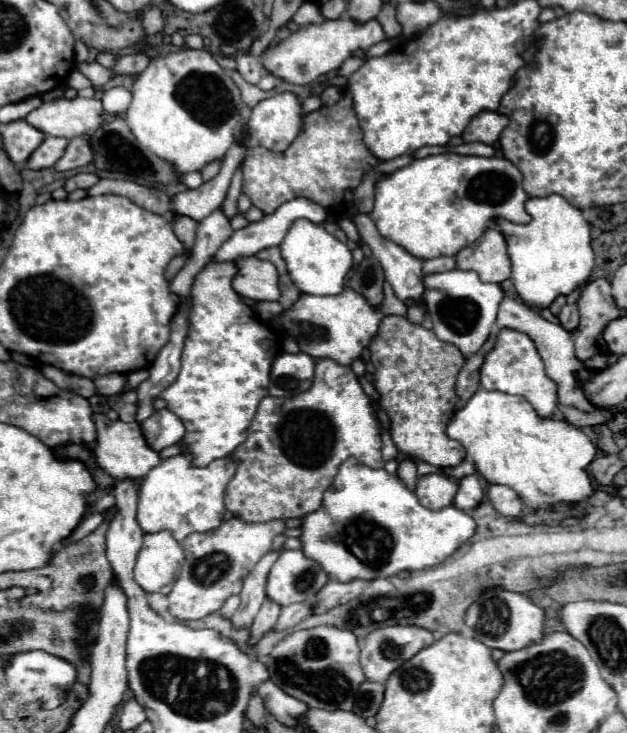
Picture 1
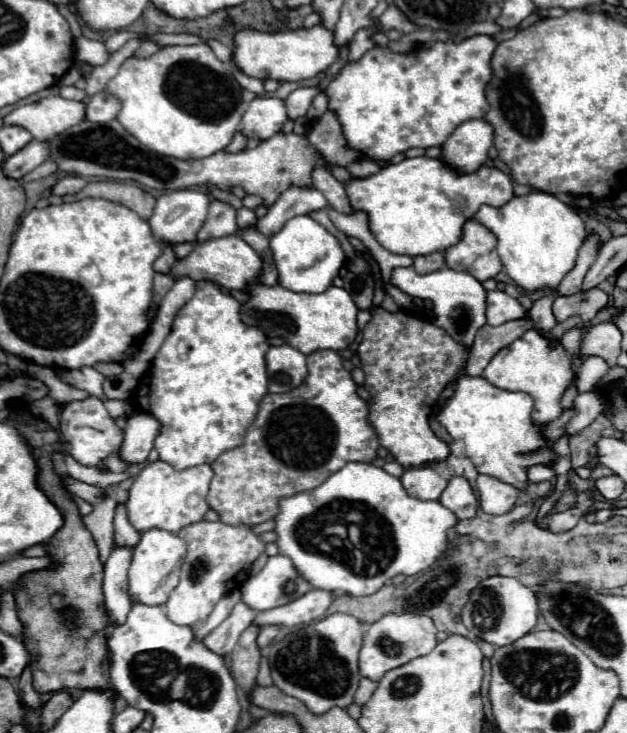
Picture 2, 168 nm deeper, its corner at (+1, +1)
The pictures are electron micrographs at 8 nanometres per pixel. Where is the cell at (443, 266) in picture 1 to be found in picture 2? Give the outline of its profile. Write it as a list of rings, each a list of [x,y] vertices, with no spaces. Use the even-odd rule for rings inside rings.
[[[432,252],[432,254],[426,254],[426,256],[414,258],[414,270],[418,270],[418,274],[428,274],[428,272],[440,270],[444,266],[446,266],[444,252]]]

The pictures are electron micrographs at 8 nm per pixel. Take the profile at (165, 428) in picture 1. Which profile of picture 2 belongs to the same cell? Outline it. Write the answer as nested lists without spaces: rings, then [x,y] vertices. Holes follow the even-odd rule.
[[[138,412],[128,418],[124,428],[124,444],[122,444],[122,458],[126,462],[144,462],[154,448],[154,440],[160,434],[162,424],[146,412]]]

